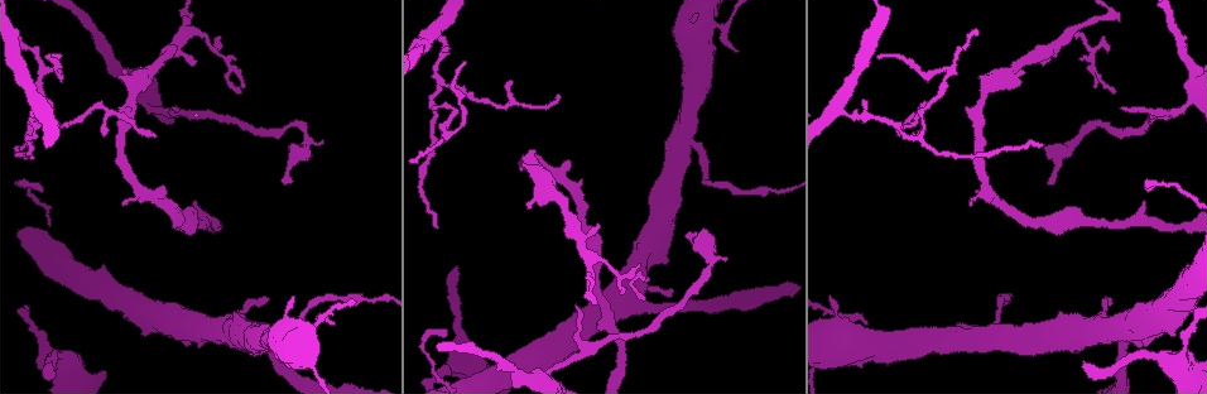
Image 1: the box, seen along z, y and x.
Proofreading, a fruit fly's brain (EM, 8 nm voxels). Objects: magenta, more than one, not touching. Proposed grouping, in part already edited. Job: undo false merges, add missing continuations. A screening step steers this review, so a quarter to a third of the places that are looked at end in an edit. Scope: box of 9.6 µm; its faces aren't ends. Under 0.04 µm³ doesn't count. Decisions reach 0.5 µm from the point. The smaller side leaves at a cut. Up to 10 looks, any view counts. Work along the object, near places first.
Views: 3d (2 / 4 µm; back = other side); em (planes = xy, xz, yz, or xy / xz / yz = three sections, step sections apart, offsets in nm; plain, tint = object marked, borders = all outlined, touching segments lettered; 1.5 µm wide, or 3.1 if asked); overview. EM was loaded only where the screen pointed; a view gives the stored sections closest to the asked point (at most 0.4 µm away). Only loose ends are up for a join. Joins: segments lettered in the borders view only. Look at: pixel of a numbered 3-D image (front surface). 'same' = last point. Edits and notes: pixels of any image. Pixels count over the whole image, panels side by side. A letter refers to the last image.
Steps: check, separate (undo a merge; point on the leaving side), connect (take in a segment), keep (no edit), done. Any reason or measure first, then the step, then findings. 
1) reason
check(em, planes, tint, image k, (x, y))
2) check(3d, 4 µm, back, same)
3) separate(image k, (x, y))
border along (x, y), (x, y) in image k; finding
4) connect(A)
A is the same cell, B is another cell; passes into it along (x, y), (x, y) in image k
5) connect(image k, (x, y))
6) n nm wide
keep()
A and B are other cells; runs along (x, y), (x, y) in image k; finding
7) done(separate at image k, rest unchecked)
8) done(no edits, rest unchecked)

an open end
check(3d, 4 µm, back, image 1, (456, 269))

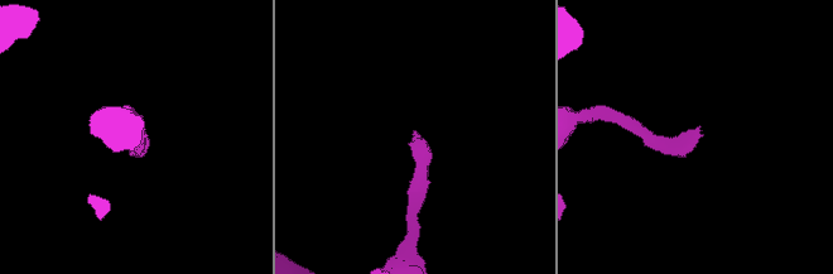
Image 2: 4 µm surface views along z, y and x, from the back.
check(em, yz, step 4, tint, image 2, (697, 128))

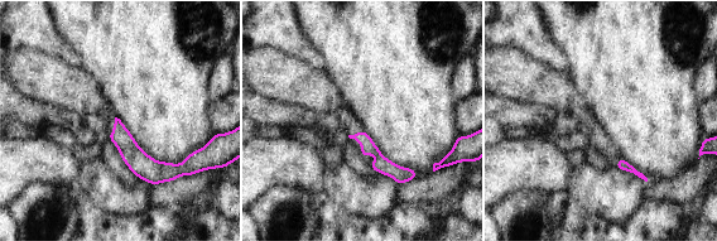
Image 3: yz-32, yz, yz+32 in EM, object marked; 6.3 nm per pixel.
cut it another way
check(em, planes, borders, same)

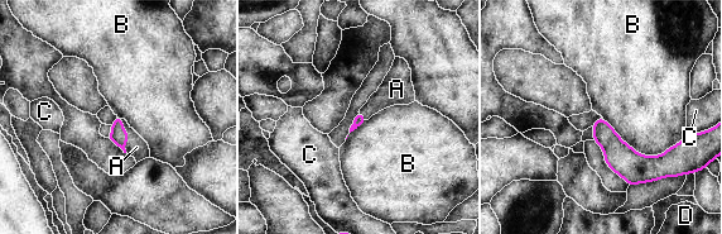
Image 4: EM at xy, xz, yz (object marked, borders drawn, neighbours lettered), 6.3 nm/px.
connect(A)
A is the same cell, B, C and D are other cells; passes into it along (119, 135), (128, 135), (136, 147) in image 4; the neuron continues

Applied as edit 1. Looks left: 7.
see it whole again
check(overview)

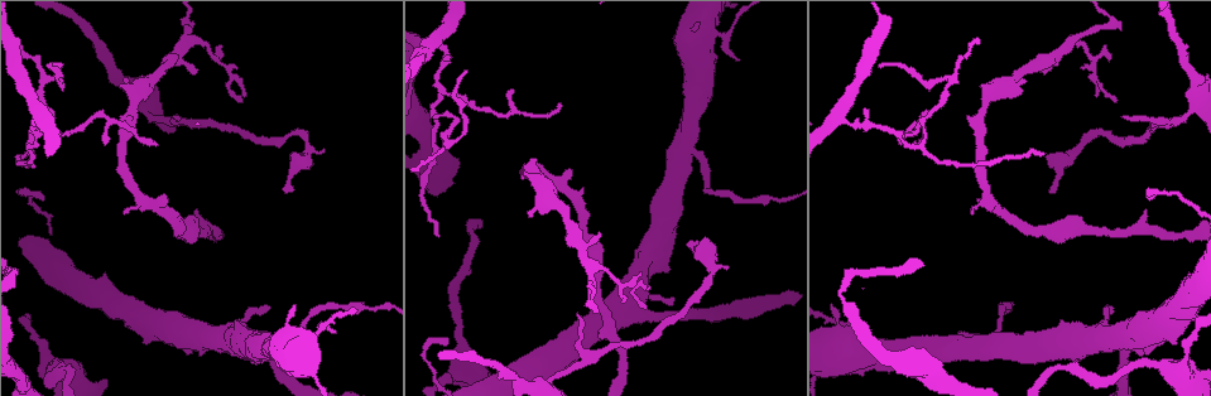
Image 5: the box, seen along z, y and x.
branch stops here
check(em, xy, step 8, tint, image 5, (559, 103))

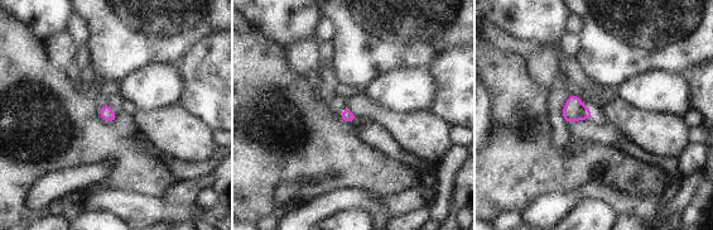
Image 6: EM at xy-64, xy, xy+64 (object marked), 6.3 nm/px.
check(em, planes, borders, same)

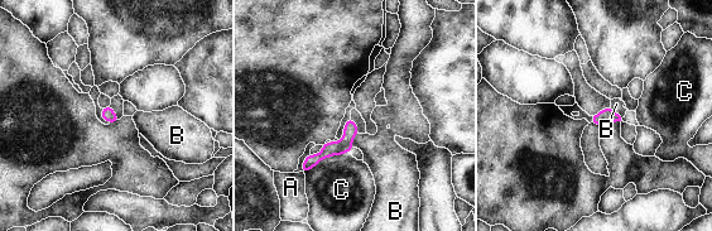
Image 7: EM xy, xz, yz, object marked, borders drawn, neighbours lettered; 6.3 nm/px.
keep()
A, B and C are other cells; border along (357, 133), (351, 147) in image 7; no lettered segment goes on from it

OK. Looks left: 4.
check(3d, 4 µm, image 5, (150, 115))

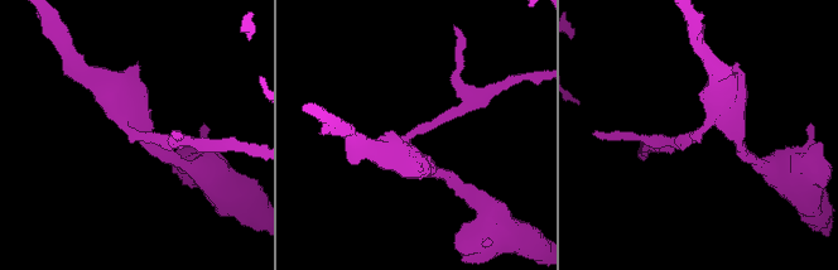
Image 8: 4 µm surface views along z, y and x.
3 arms; arms of 190, 360, 460 nm
check(em, planes, tint, image 8, (415, 129))

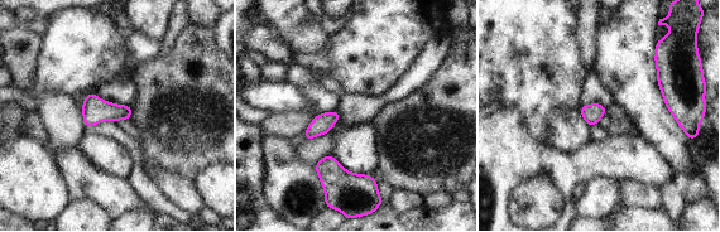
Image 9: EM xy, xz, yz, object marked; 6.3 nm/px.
check(em, planes, borders, same)

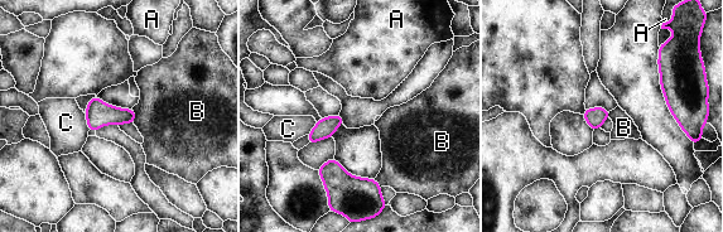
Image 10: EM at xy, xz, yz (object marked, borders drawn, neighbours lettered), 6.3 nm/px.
keep()
A, B and C are other cells; border along (85, 114), (90, 129) in image 10; one neuron here

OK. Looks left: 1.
an open end
check(em, planes, borders, image 5, (740, 60))

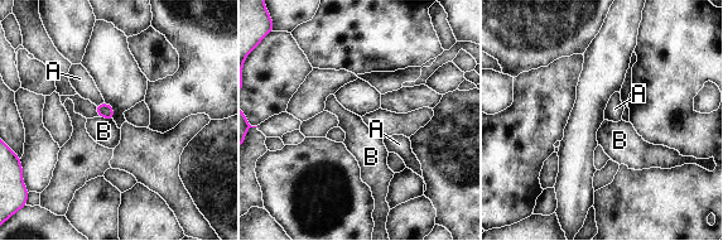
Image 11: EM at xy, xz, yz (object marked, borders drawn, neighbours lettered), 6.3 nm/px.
keep()
A and B are other cells; no lettered segment goes on from it

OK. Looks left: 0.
done(connect at image 4, rest unchecked)

